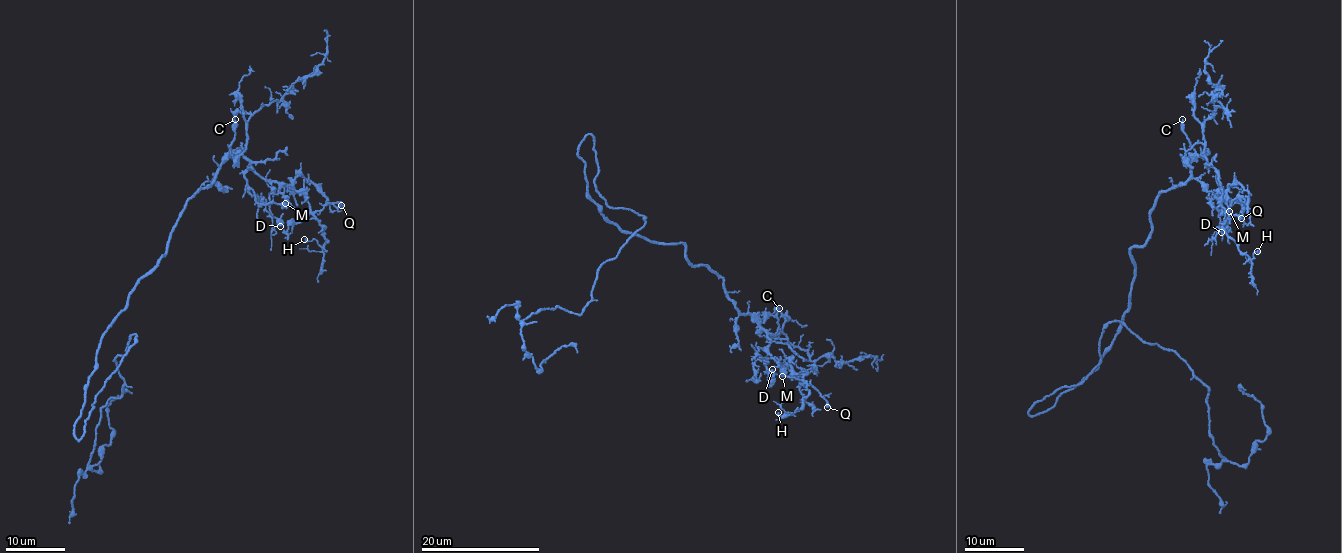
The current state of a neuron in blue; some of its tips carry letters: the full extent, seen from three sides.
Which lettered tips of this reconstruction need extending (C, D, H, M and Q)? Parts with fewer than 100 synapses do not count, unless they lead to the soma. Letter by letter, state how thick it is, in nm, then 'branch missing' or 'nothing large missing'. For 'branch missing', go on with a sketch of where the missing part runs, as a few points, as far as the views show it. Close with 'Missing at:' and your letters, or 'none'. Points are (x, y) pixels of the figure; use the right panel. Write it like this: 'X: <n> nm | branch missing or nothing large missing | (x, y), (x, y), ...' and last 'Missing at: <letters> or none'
C: 260 nm | nothing large missing
D: 400 nm | nothing large missing
H: 150 nm | nothing large missing
M: 320 nm | nothing large missing
Q: 240 nm | branch missing | (1241, 218), (1237, 238), (1232, 219), (1235, 170), (1207, 138), (1211, 126), (1228, 146), (1230, 166)
Missing at: Q

